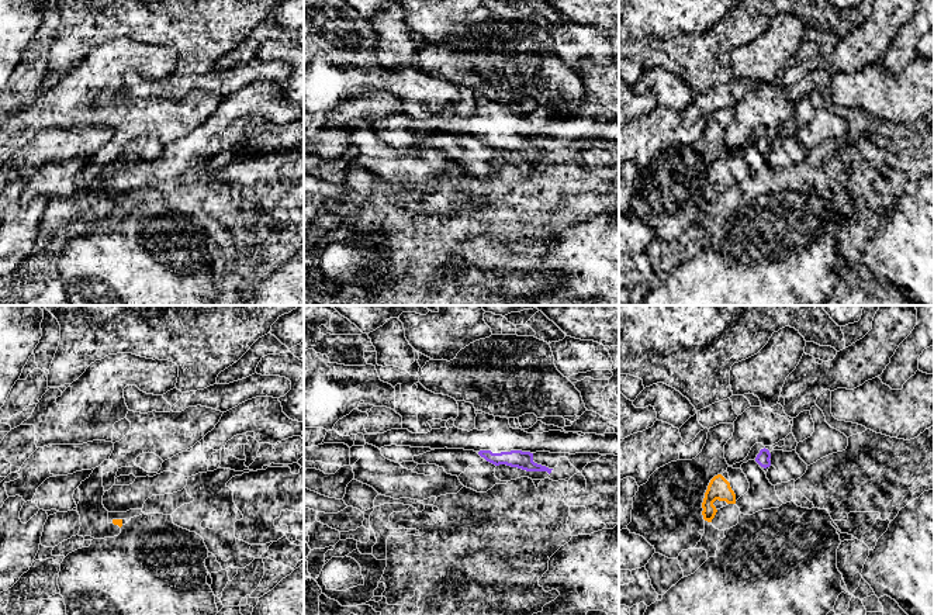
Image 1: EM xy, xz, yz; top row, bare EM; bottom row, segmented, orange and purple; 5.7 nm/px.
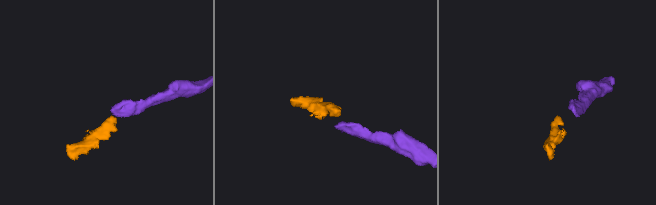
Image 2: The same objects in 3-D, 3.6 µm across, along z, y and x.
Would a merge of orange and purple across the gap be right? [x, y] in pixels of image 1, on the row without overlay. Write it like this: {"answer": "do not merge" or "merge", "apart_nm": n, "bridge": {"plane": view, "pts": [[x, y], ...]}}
{"answer": "merge", "apart_nm": 200, "bridge": {"plane": "yz", "pts": [[729, 168], [756, 145]]}}

